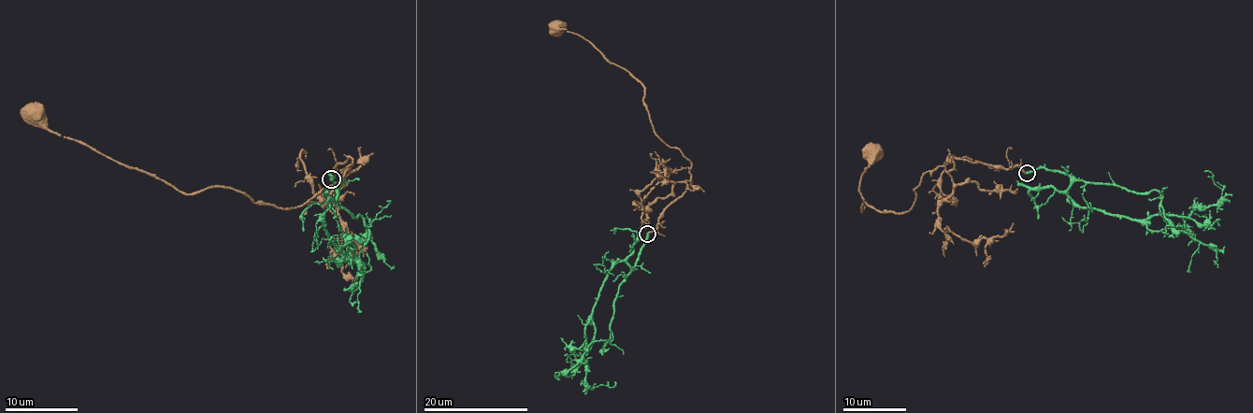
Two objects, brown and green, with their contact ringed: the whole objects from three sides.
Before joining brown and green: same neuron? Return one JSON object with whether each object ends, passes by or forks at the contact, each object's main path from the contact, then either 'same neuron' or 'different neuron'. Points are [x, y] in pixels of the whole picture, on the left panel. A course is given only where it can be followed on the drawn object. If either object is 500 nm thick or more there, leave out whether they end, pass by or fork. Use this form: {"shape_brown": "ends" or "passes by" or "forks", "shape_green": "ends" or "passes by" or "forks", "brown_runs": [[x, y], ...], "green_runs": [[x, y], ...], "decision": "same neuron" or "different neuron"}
{"shape_brown": "ends", "shape_green": "ends", "brown_runs": [[332, 179], [351, 158], [342, 178], [292, 208], [255, 203], [223, 187], [188, 193], [58, 135], [31, 113]], "green_runs": [[332, 179], [337, 200], [324, 219], [334, 245], [356, 246], [350, 249], [346, 242], [365, 238], [387, 200]], "decision": "same neuron"}

